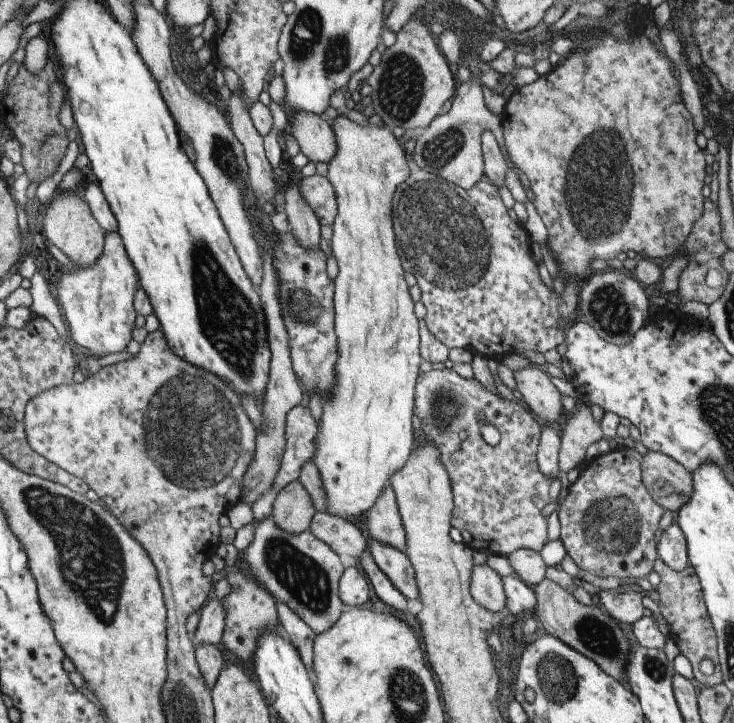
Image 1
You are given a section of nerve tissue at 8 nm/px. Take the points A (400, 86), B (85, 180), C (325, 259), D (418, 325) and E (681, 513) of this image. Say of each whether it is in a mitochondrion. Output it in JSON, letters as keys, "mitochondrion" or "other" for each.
{"A":"mitochondrion","B":"other","C":"other","D":"other","E":"other"}

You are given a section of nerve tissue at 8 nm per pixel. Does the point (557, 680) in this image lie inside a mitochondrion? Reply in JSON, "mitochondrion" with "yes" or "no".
{"mitochondrion":"yes"}

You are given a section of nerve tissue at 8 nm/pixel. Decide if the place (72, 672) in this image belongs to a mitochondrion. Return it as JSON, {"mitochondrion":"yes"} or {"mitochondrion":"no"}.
{"mitochondrion":"no"}

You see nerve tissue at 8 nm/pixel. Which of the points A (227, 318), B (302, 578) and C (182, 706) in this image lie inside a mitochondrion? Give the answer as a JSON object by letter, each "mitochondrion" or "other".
{"A":"mitochondrion","B":"mitochondrion","C":"mitochondrion"}

